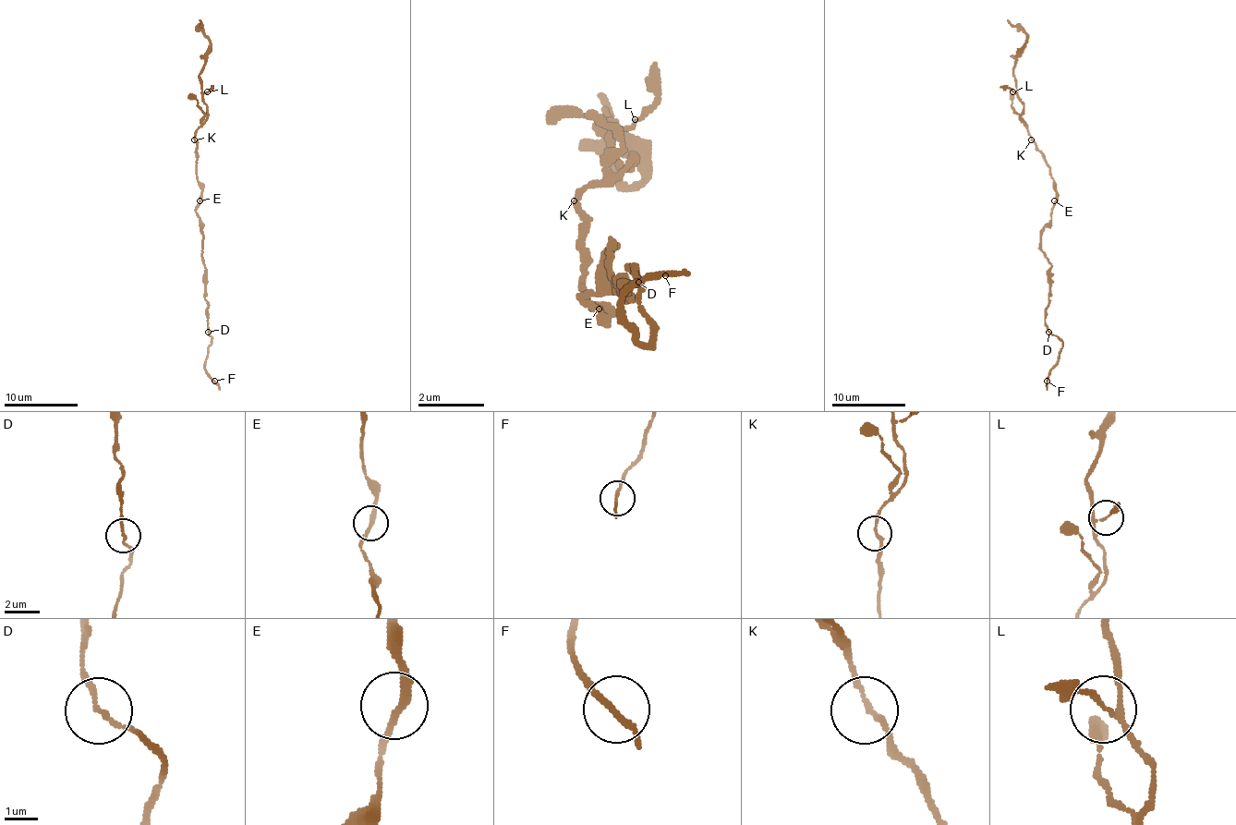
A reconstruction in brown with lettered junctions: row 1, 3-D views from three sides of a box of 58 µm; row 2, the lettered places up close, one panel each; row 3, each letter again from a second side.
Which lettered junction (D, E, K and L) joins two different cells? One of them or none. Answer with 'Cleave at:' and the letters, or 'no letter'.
Cleave at: no letter

